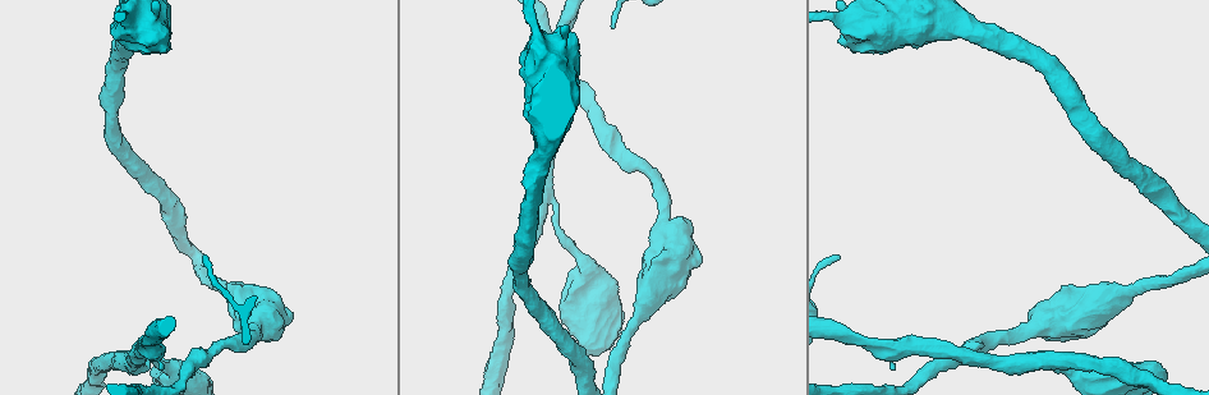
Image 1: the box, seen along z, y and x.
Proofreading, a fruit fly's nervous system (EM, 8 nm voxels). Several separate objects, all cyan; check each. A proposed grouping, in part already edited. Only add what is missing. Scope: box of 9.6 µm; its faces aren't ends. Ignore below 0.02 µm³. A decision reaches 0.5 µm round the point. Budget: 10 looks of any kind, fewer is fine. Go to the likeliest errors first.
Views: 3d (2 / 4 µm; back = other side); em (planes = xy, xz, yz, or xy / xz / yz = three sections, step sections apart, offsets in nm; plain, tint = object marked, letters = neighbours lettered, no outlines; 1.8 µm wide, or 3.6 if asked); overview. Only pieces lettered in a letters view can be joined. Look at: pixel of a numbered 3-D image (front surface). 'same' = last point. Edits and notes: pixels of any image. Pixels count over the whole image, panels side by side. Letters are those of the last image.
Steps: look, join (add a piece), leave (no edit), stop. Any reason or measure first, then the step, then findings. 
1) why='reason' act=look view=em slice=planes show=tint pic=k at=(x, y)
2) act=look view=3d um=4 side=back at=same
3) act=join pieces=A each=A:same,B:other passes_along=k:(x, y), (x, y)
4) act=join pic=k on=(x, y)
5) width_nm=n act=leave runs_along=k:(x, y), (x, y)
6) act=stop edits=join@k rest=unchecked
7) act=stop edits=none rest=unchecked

why='branch point' act=look view=em slice=planes show=plain pic=1 at=(1013, 369)

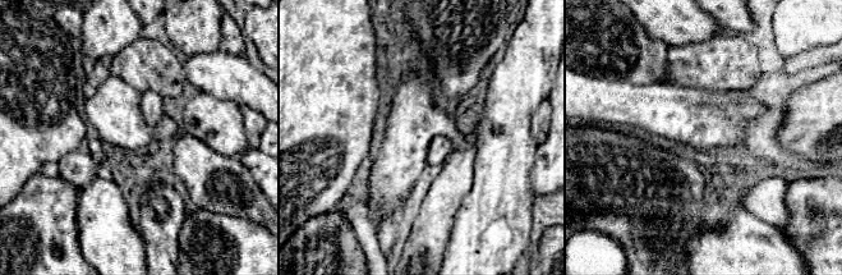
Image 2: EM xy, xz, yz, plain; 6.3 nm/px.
act=look view=em slice=planes show=tint at=same

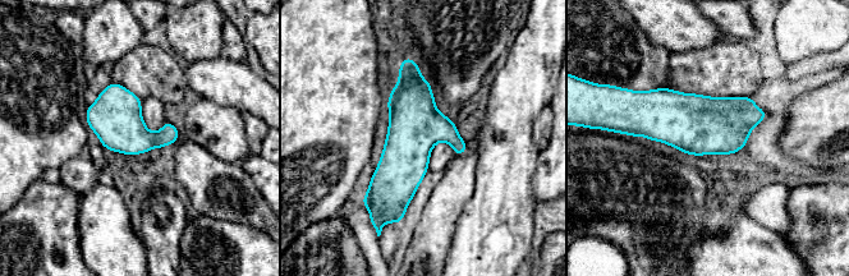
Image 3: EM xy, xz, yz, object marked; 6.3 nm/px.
act=look view=em slice=planes show=letters at=same

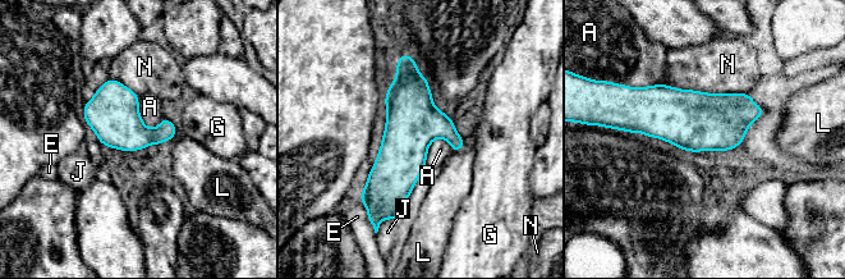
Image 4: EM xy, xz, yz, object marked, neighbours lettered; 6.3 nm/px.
act=leave each=A:other,E:other,G:other,J:other,L:other,N:other runs_along=4:(407, 60), (398, 209) found='none of them fits'

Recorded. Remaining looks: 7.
why='arms run side by side' act=look view=3d um=4 pic=1 at=(583, 282)

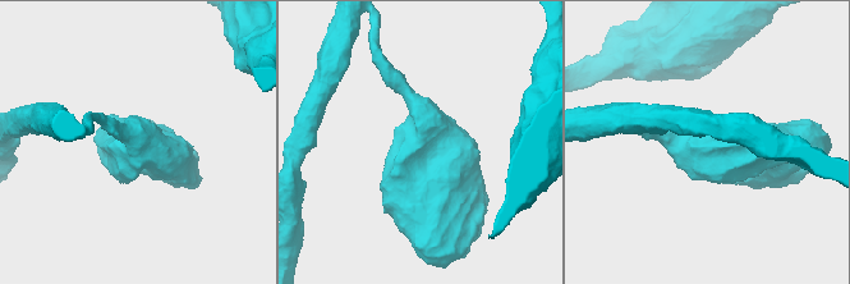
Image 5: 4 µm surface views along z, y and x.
arms=4 why='need the tissue' act=look view=em um=3.6 slice=xz step=4 show=letters pic=5 at=(711, 151)

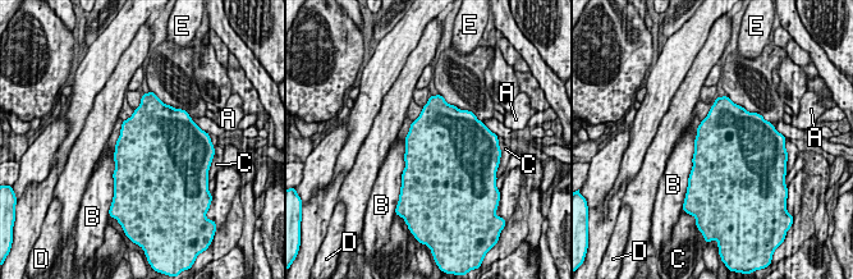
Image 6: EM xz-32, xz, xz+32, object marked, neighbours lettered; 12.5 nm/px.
width_nm=800 act=leave each=A:other,B:other,C:other,D:other,E:other border=6:(697, 129), (692, 169), (688, 177) found='no lettered piece goes on from it'

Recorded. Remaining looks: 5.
why='thick turns thin' act=look view=3d um=4 pic=1 at=(535, 41)

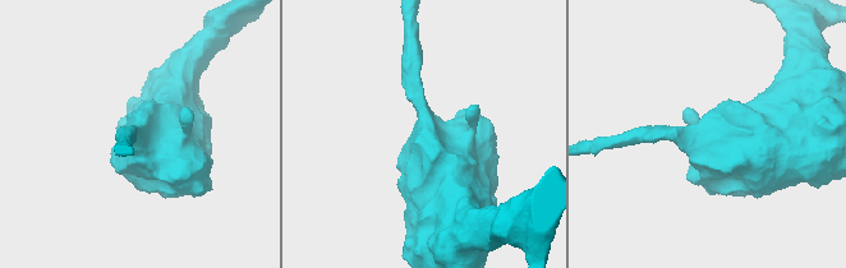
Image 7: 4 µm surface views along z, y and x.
why='need the tissue' act=look view=em um=3.6 slice=xy step=4 show=tint pic=7 at=(709, 145)

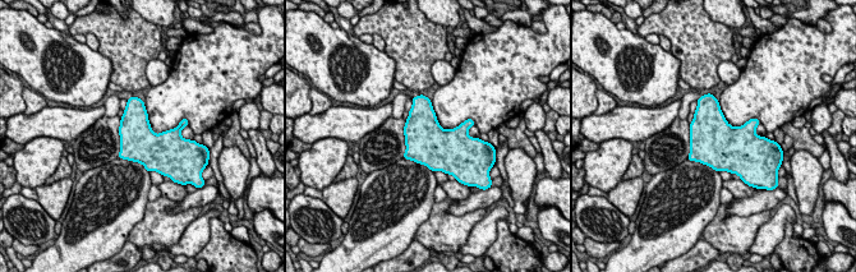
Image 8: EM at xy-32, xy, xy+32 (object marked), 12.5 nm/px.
act=look view=em um=3.6 slice=planes show=letters at=same

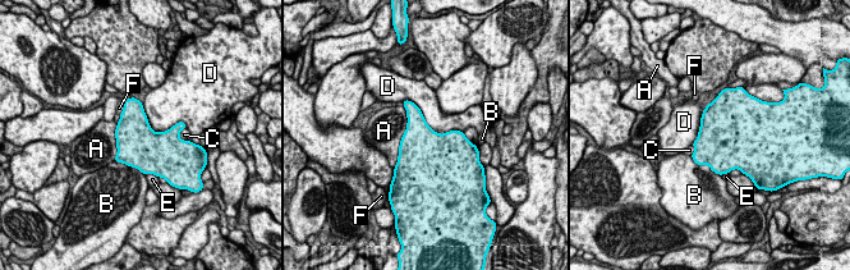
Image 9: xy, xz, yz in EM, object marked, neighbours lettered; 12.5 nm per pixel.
act=leave each=A:other,B:other,C:other,D:other,E:other,F:other border=9:(401, 101), (435, 131), (463, 132) found='none of them fits'

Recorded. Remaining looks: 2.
why='thick end' act=look view=em slice=planes show=letters pic=1 at=(701, 260)

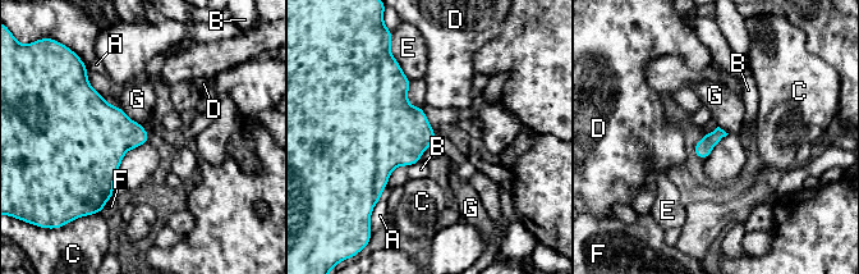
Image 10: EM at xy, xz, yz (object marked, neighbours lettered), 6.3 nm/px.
act=leave each=A:other,B:other,C:other,D:other,E:other,F:other,G:other border=10:(119, 105), (131, 119), (141, 124) found='no lettered piece goes on from it'

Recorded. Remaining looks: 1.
act=stop edits=none rest=unchecked

